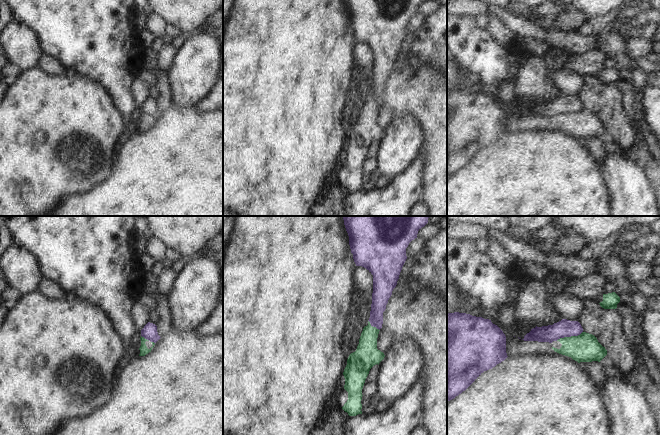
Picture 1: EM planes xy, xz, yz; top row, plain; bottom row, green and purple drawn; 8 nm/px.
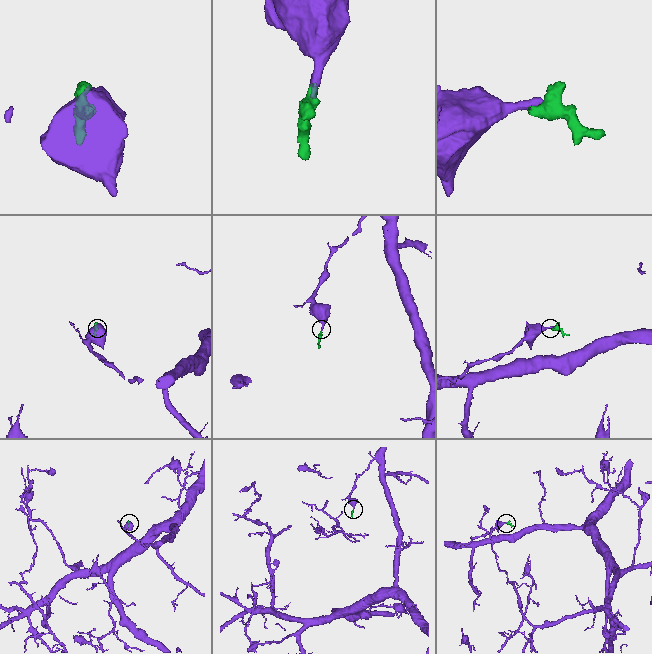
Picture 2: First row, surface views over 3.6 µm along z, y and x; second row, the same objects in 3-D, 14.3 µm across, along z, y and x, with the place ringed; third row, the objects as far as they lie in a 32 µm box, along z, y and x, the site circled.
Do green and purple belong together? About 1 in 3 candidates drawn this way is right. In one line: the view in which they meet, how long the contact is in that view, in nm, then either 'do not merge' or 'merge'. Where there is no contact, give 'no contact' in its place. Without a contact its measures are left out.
meets green in yz; contact 220 nm long; do not merge

